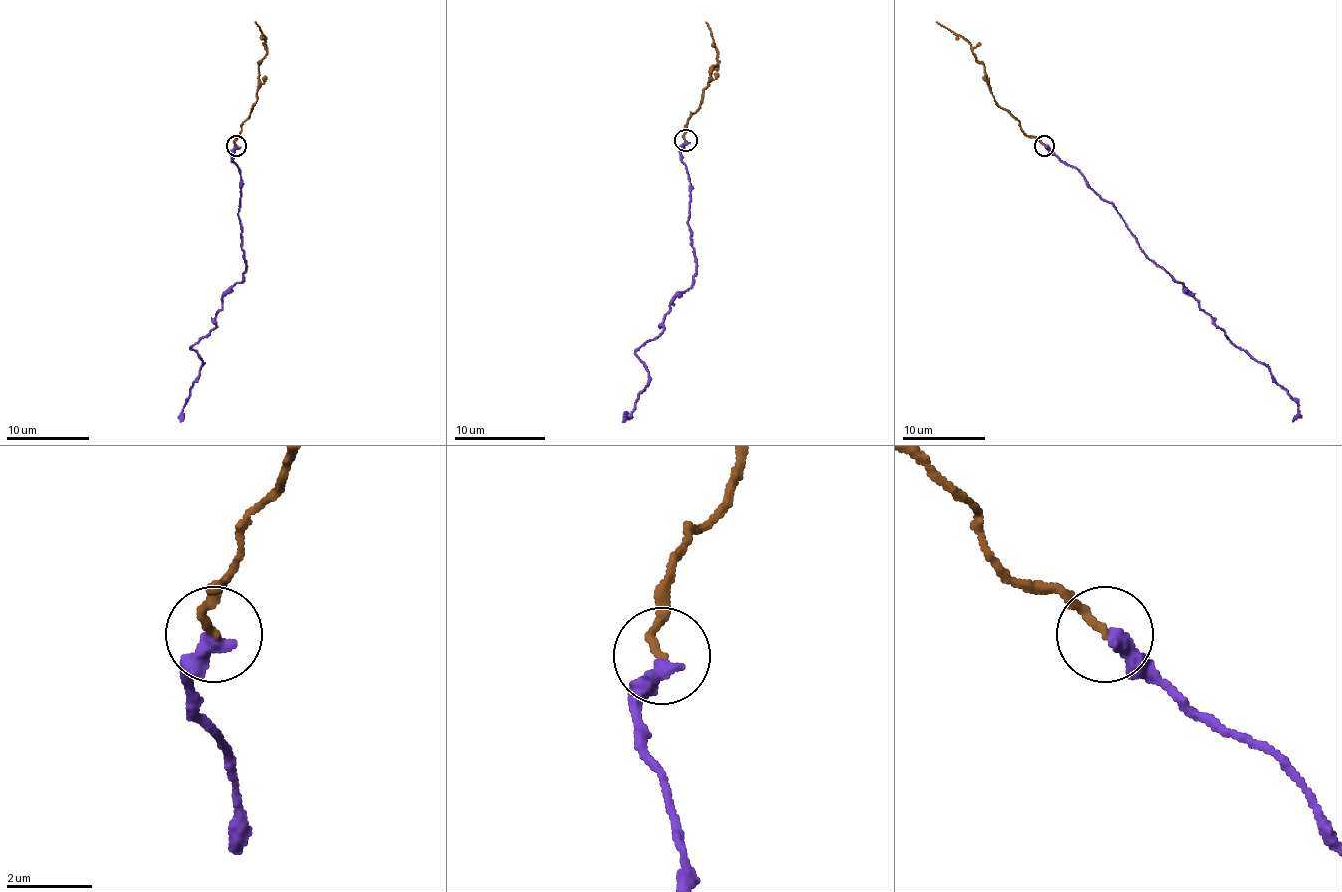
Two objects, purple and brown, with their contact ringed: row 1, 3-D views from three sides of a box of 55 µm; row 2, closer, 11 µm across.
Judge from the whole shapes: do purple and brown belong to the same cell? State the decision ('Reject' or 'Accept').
Accept

